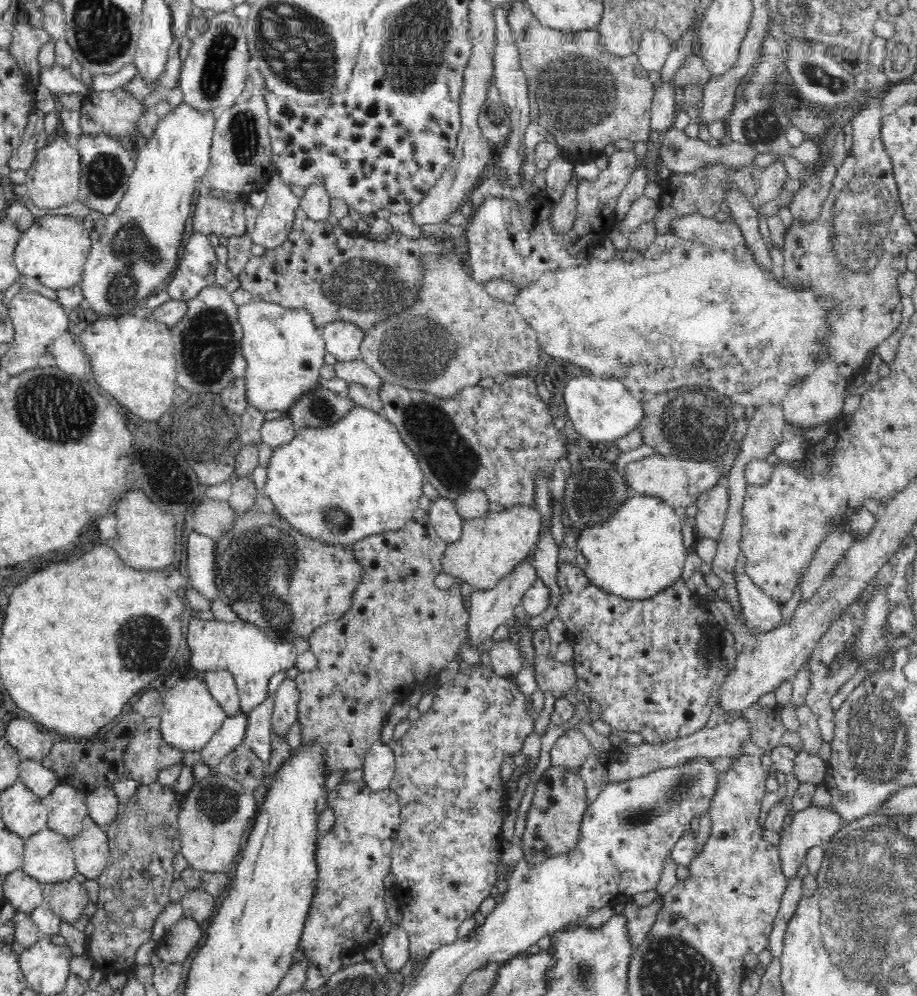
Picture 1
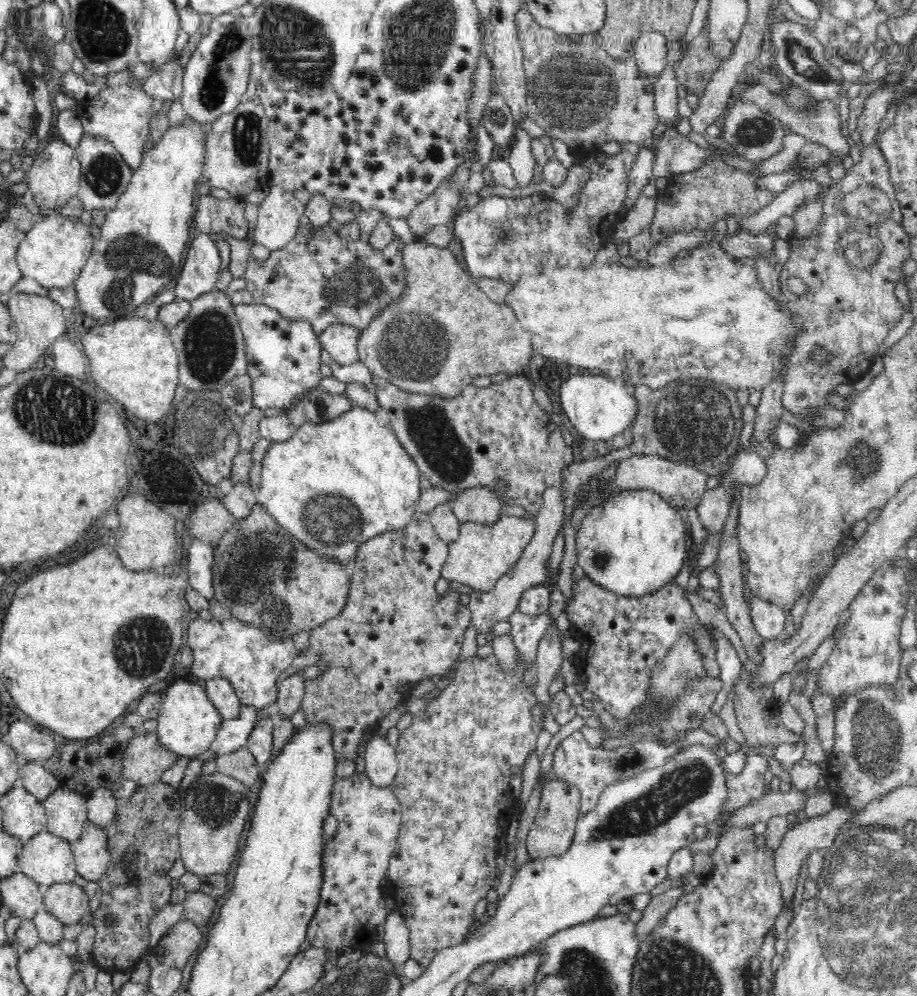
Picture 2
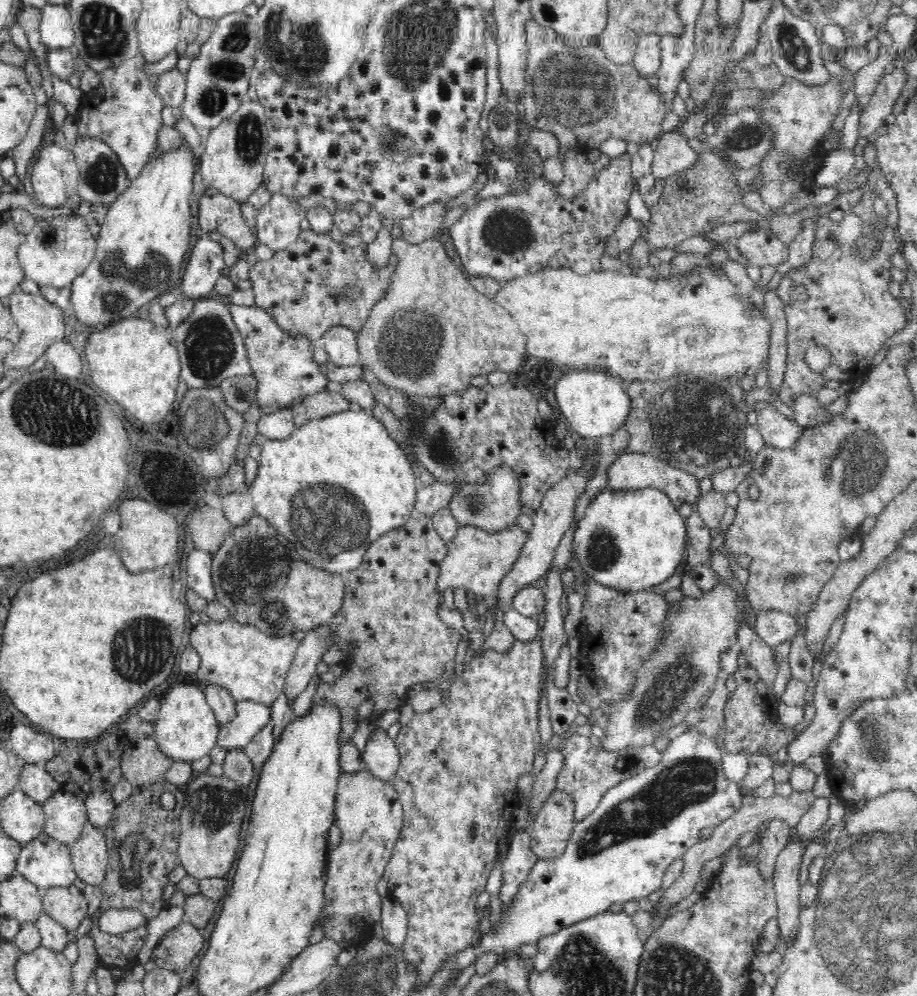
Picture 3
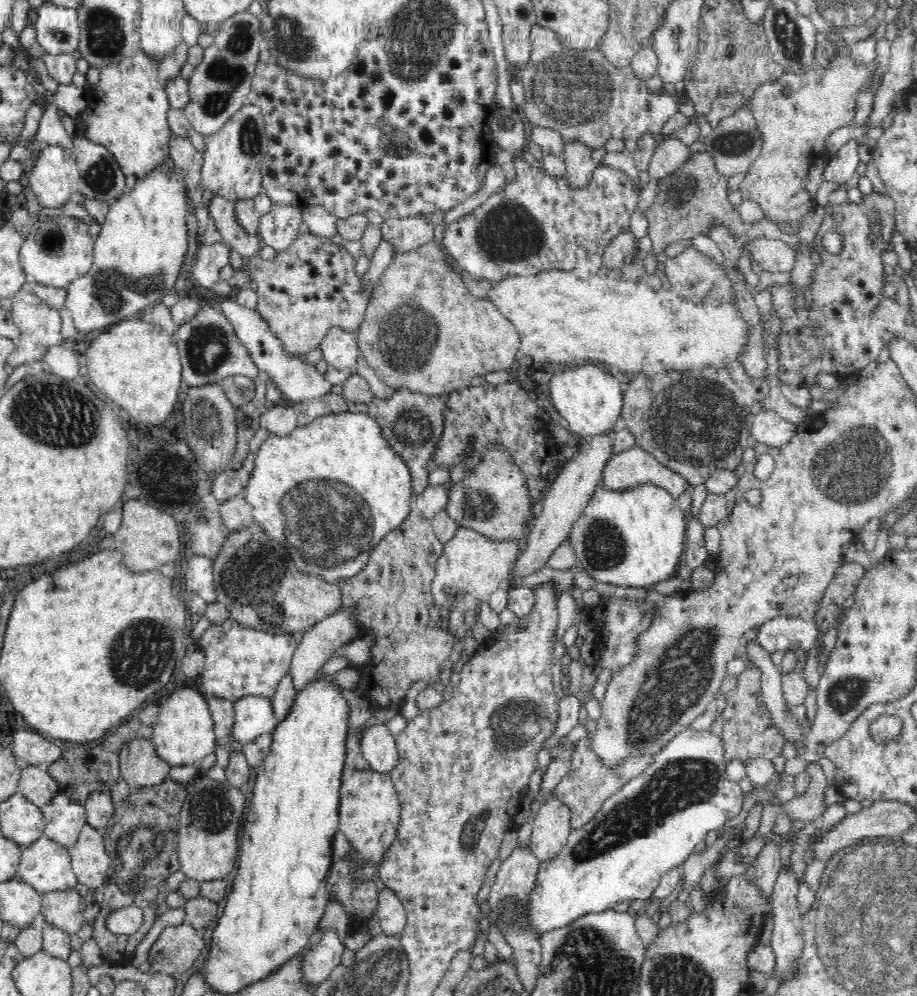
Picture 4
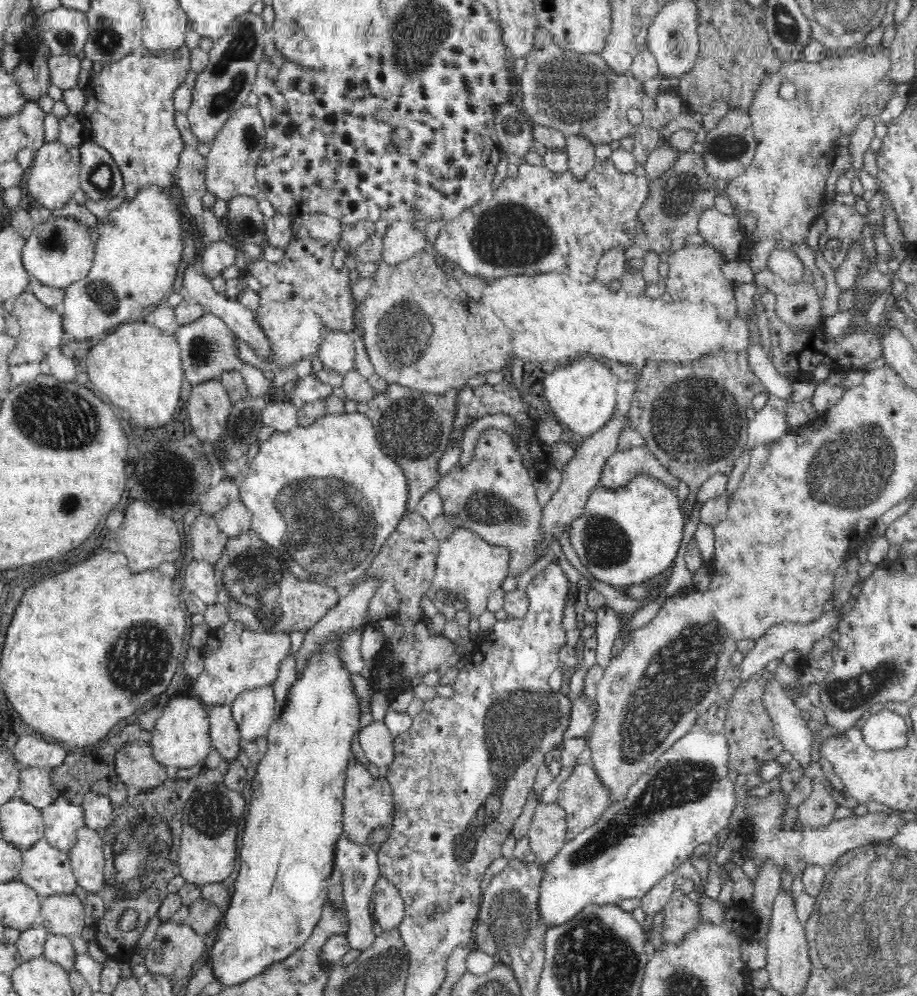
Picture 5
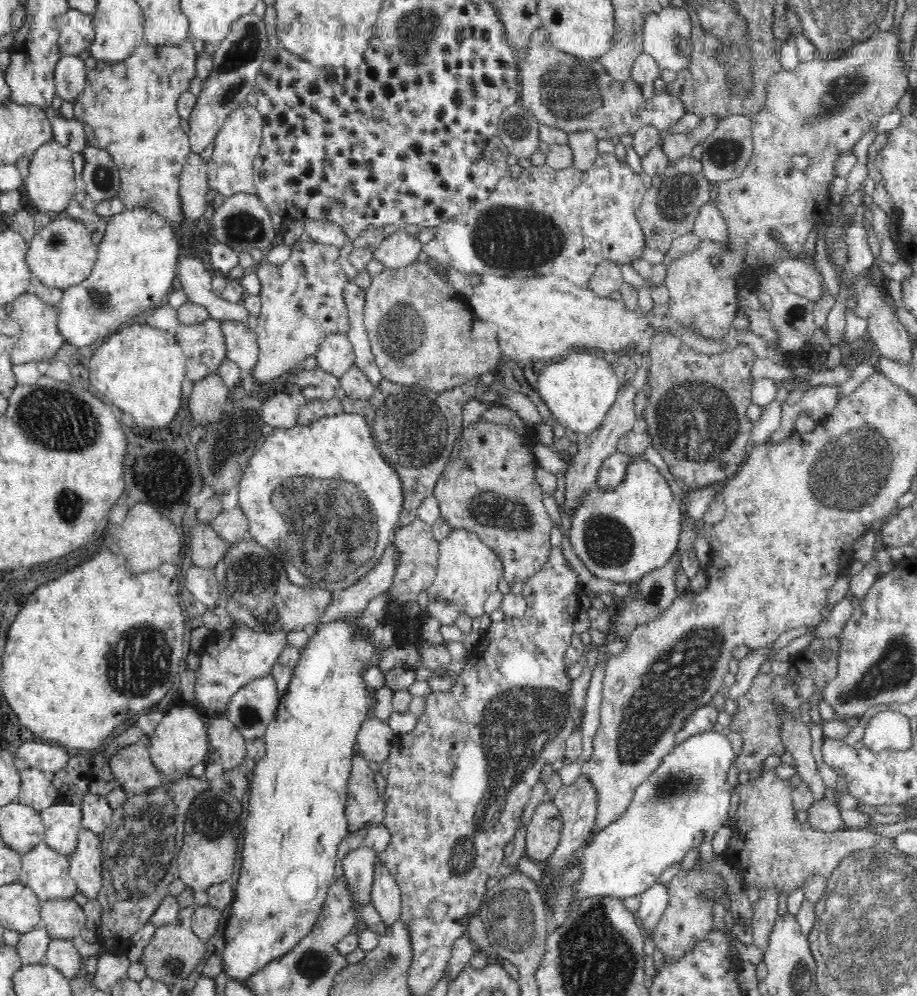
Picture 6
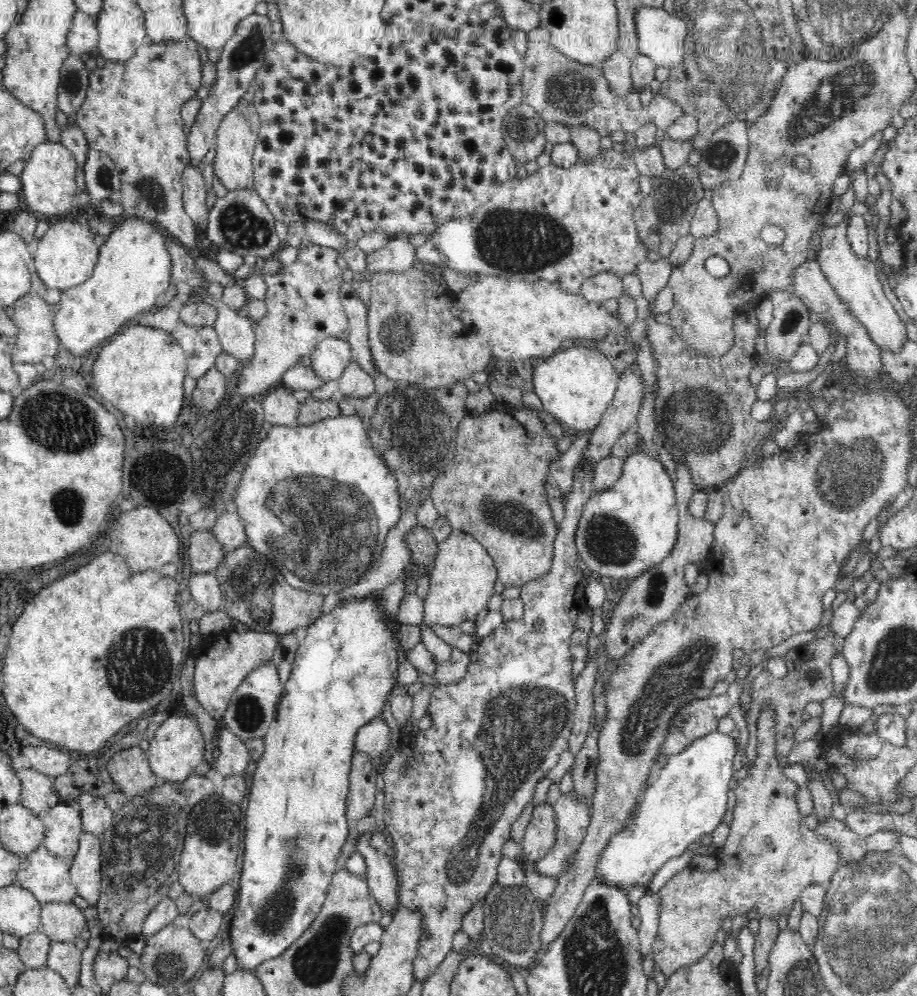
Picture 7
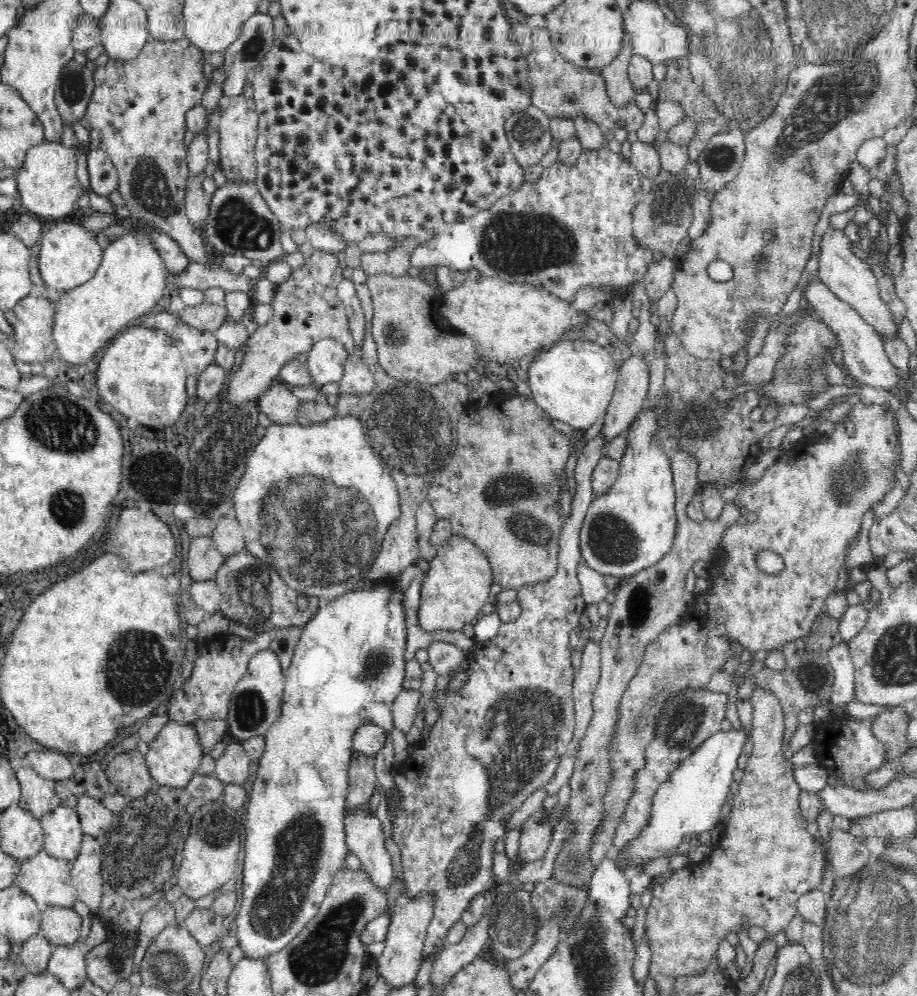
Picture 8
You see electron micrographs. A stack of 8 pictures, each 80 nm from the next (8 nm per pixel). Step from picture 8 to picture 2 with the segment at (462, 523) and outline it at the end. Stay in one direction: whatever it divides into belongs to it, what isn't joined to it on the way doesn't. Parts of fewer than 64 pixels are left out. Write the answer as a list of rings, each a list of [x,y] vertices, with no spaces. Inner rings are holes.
[[[485,487],[468,488],[452,499],[452,510],[461,523],[493,523],[503,514],[503,505],[497,500],[497,496],[493,496],[493,492],[488,492]]]

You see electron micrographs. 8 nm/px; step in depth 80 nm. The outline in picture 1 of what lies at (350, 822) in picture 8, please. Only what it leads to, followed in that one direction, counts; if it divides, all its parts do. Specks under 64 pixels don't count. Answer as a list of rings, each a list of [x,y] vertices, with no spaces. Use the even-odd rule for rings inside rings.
[[[392,924],[389,932],[380,938],[382,940],[382,961],[388,968],[388,974],[398,974],[409,954],[409,938],[400,924]]]

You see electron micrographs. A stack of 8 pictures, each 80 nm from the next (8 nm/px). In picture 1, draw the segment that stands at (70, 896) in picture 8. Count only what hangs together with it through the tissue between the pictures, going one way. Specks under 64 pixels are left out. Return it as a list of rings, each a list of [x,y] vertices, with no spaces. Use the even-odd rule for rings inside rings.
[[[50,828],[39,830],[24,841],[21,869],[42,885],[73,880],[77,872],[69,838]]]

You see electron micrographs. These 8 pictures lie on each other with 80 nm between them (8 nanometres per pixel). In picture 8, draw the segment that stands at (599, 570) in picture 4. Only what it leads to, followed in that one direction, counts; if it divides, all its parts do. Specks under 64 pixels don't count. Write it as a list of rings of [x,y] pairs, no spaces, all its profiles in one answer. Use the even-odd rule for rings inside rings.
[[[648,407],[636,416],[627,431],[629,445],[620,460],[620,474],[618,474],[616,482],[600,498],[592,499],[585,514],[579,532],[579,549],[583,561],[592,570],[604,574],[604,576],[615,576],[618,579],[624,576],[634,576],[662,560],[674,544],[677,514],[673,472],[669,463],[670,458],[662,450],[660,440],[656,440],[656,432],[658,432],[656,412]]]

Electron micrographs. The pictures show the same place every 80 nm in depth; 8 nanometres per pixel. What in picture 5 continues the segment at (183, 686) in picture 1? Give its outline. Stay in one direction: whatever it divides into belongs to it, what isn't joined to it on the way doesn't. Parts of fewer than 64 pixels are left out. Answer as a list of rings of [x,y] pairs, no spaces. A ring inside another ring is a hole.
[[[180,694],[170,698],[161,712],[160,718],[152,728],[152,738],[149,741],[156,760],[179,769],[202,764],[213,749],[208,706],[194,694]]]

